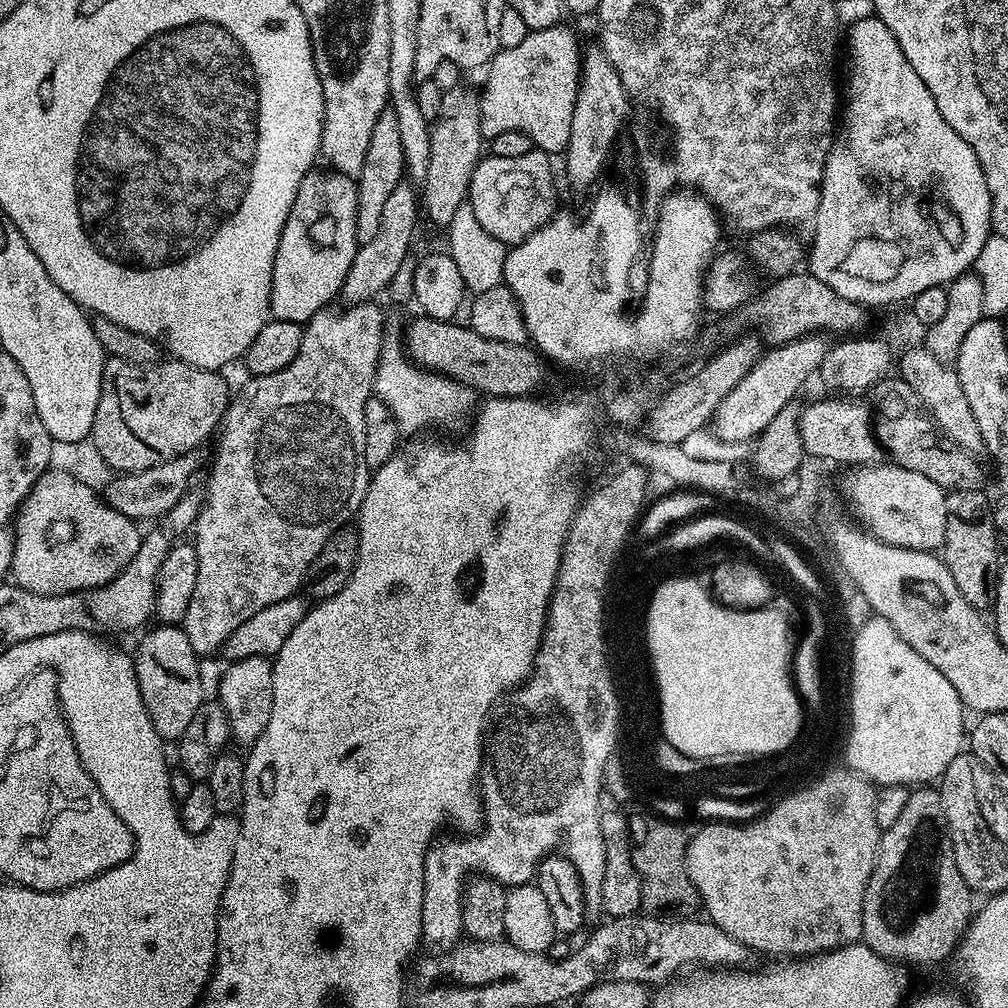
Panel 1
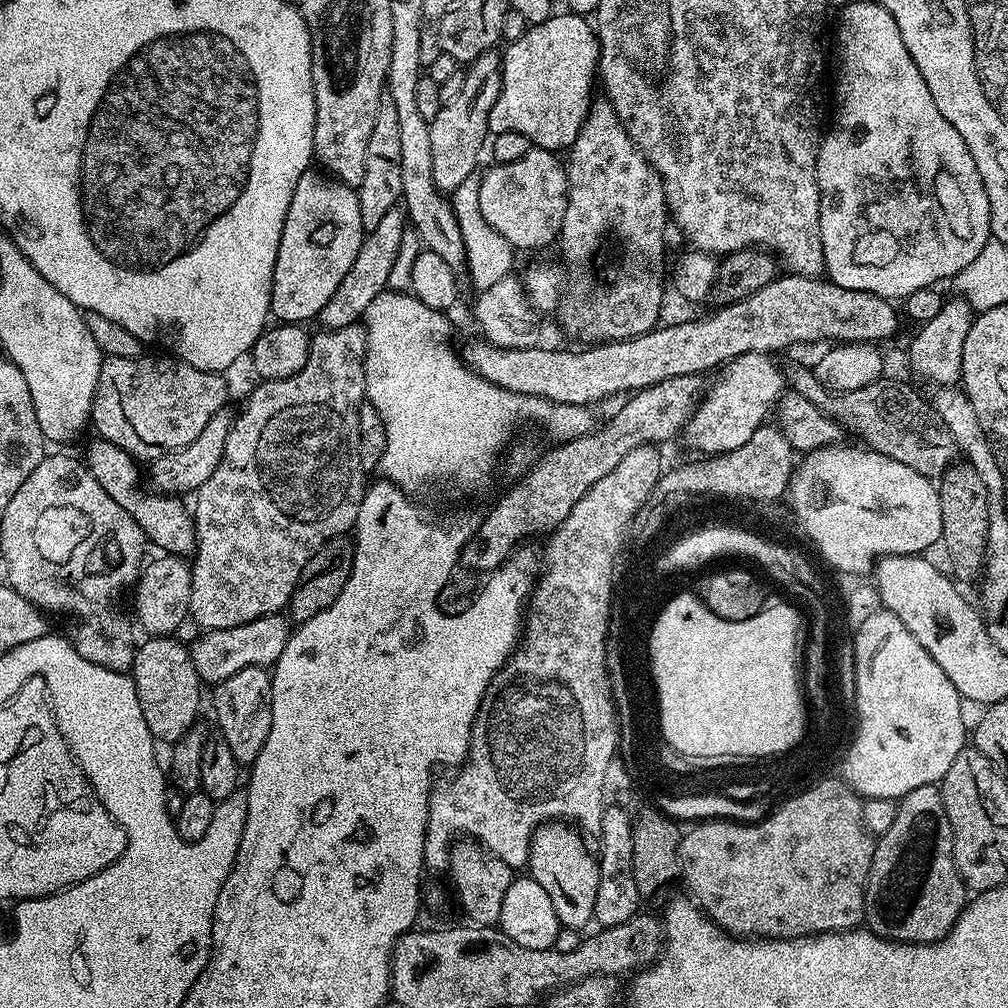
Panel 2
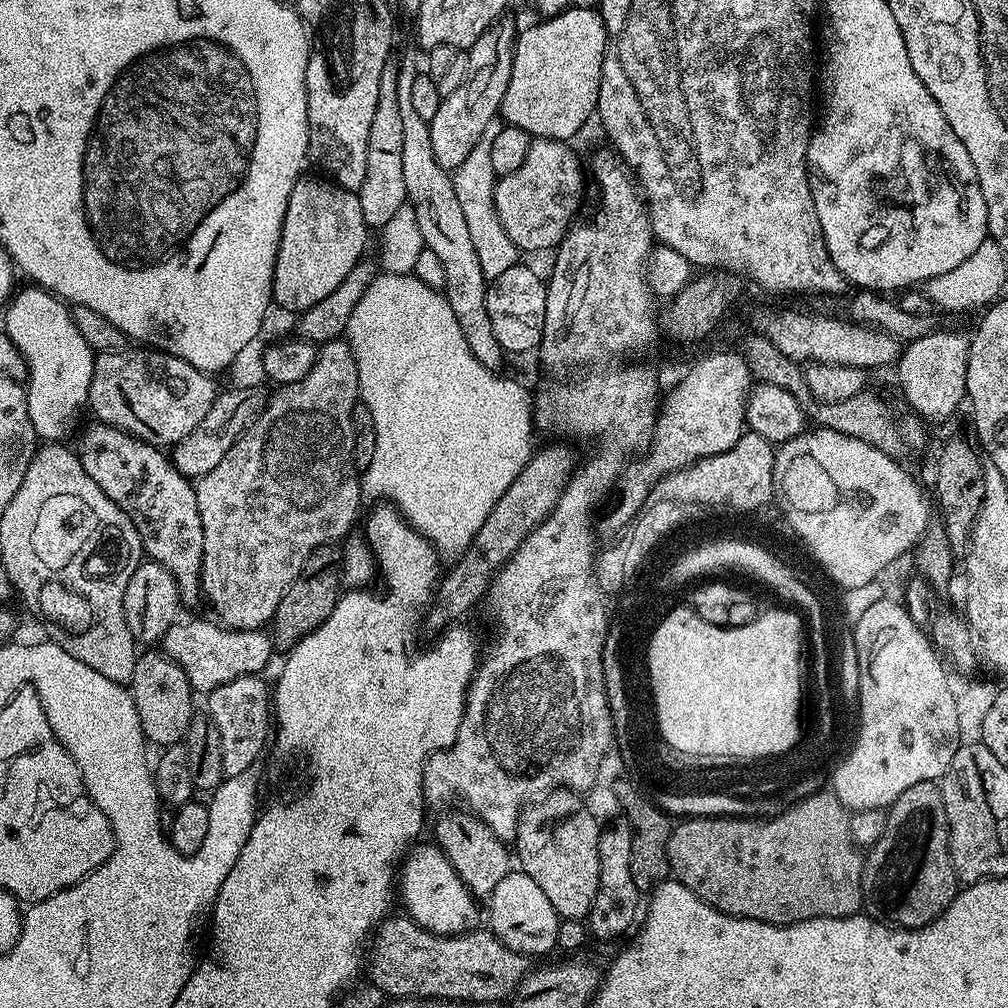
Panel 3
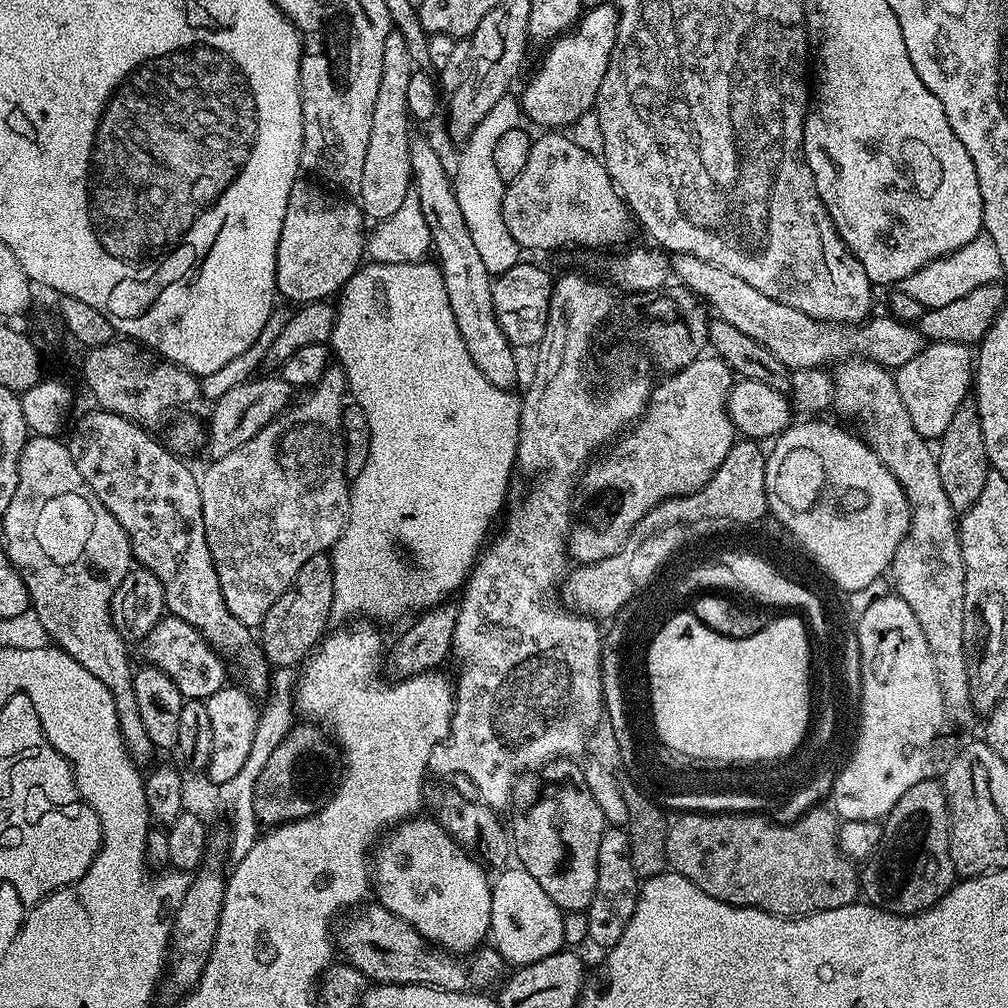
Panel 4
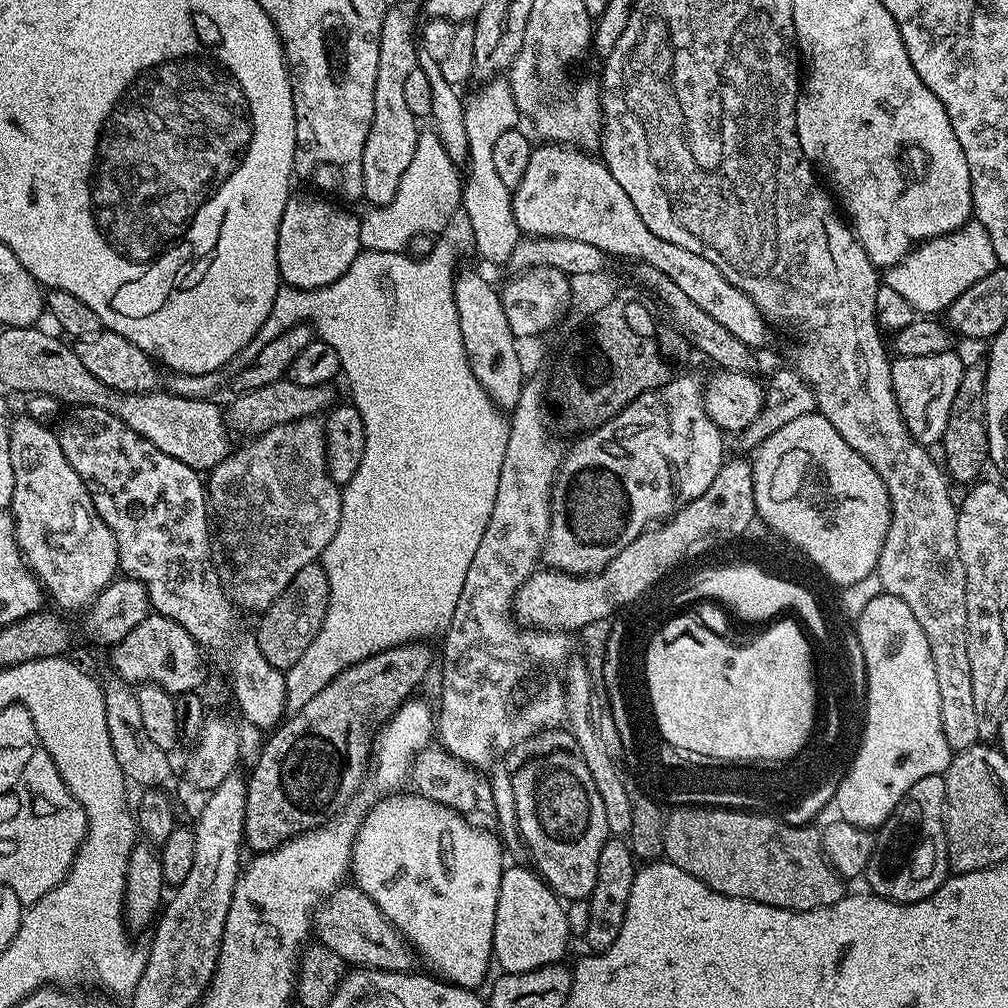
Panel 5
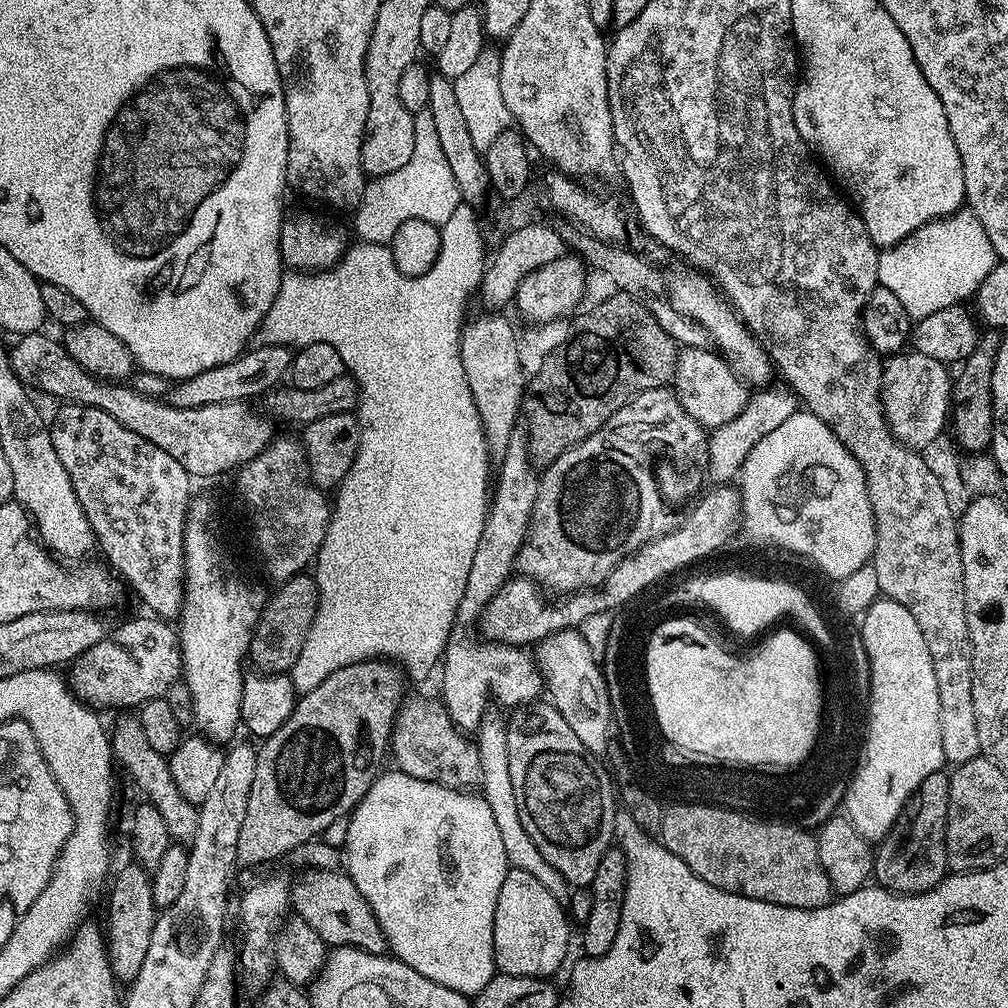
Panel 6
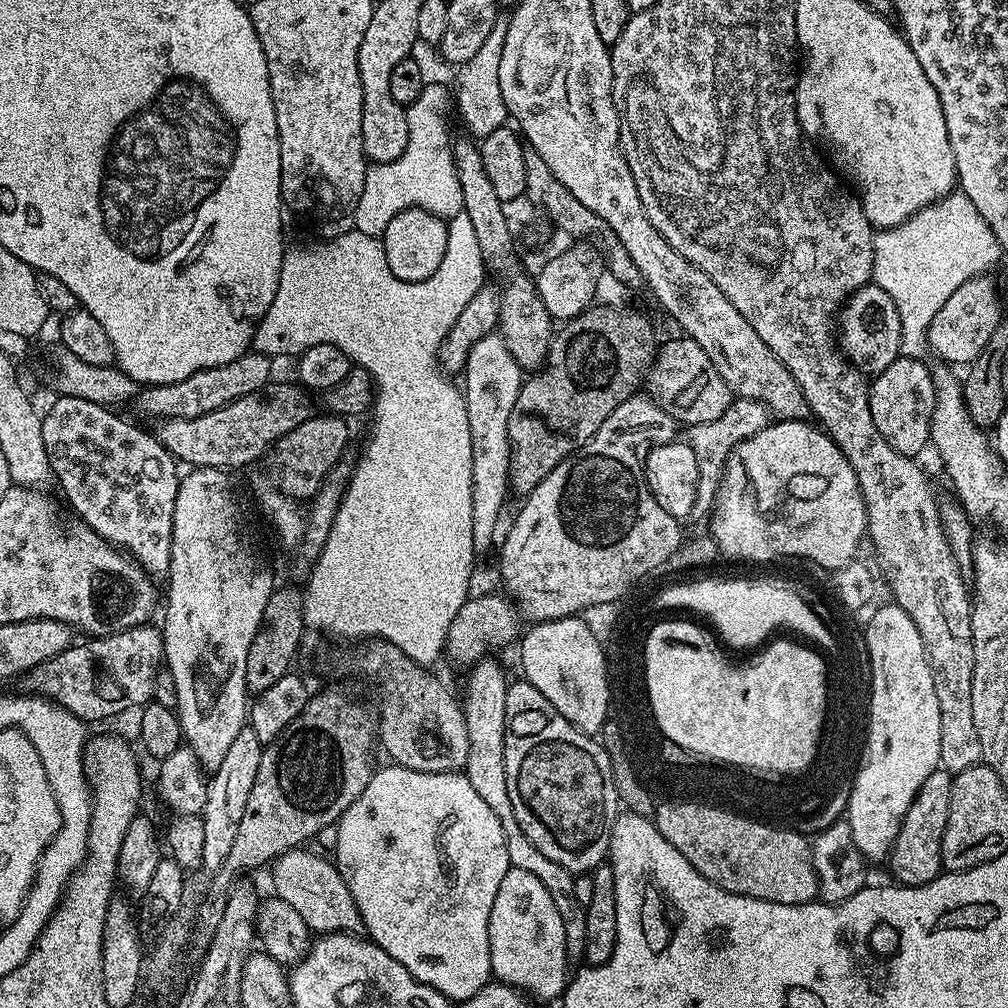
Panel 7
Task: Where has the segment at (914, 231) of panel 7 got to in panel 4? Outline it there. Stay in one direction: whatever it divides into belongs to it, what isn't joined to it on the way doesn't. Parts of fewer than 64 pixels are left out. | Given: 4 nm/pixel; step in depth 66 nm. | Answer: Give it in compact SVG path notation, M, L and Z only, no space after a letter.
M986 234L975 236L966 246L939 260L931 260L925 268L919 268L914 274L907 276L902 282L902 291L910 294L910 298L918 298L924 309L946 306L957 298L970 294L978 286L997 283L1005 271L1002 258L998 258L998 246Z

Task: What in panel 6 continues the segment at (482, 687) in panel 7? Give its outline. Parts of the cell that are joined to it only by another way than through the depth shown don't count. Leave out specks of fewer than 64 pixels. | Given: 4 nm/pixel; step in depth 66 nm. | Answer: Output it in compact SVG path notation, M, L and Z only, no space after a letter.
M485 715L479 728L474 732L474 743L478 750L480 763L479 791L482 793L486 806L490 806L490 814L494 814L494 822L498 826L498 835L502 838L502 847L506 850L506 858L512 868L526 870L526 874L534 874L550 894L562 906L567 905L570 885L538 854L538 846L530 842L530 834L526 834L522 822L518 818L518 798L514 798L514 786L510 783L510 754L508 753L508 724L500 716Z

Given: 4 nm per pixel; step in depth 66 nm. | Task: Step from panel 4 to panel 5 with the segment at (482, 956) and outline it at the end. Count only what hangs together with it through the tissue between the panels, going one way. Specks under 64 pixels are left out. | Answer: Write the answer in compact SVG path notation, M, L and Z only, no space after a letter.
M341 886L329 894L326 903L317 908L314 913L314 936L319 943L326 945L330 950L334 950L334 954L338 954L338 958L343 960L345 965L386 970L387 972L413 971L412 956L414 960L414 949L412 945L388 921L386 914L382 914L382 910L378 910L376 903L361 888Z

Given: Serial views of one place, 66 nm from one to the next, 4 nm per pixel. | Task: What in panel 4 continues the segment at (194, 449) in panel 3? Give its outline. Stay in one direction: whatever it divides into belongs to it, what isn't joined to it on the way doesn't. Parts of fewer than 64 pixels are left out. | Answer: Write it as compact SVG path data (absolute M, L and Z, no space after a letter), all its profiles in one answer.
M279 374L259 376L227 390L226 394L211 405L212 417L206 420L206 452L209 452L209 457L225 456L230 454L230 450L242 446L242 442L250 442L258 430L262 430L293 403L294 389Z

